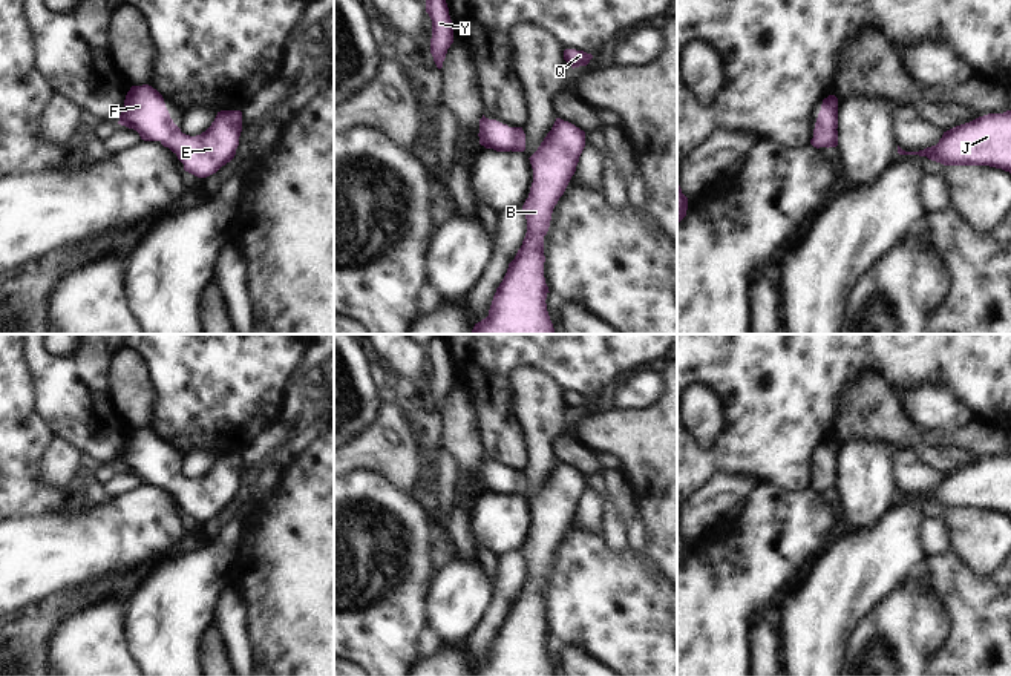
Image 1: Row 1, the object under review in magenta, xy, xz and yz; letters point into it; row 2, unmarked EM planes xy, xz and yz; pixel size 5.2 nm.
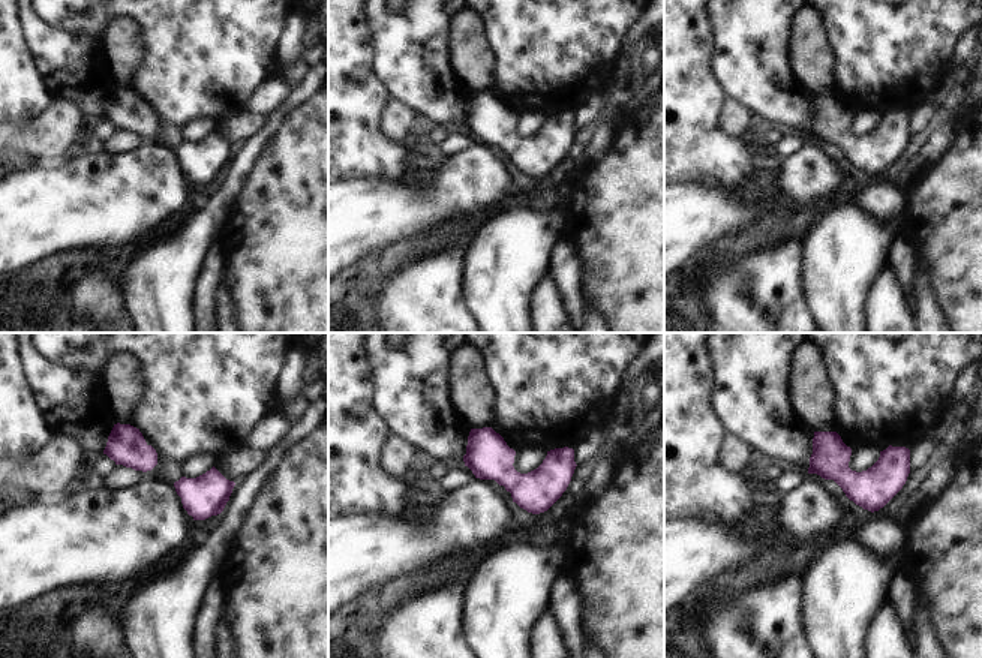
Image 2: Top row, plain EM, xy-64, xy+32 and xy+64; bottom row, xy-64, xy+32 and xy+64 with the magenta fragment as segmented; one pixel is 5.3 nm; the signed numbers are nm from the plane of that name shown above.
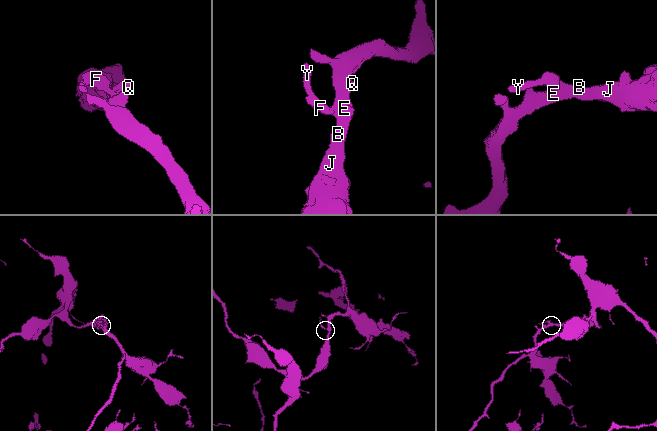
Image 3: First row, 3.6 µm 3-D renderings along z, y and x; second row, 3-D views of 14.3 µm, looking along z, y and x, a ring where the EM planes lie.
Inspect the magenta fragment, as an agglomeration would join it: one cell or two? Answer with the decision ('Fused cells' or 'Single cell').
Single cell

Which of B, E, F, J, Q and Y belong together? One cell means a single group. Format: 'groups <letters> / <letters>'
groups B E F J Q Y

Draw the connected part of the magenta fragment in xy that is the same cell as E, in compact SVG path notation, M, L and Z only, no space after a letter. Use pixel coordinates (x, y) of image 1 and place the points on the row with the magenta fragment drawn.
M142 84L127 92L118 124L136 130L144 141L159 141L178 156L185 172L207 178L234 158L242 112L221 110L205 132L190 136L173 123L162 95Z

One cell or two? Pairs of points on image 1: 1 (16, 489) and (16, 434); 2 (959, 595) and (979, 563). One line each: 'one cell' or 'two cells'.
1: one cell
2: two cells

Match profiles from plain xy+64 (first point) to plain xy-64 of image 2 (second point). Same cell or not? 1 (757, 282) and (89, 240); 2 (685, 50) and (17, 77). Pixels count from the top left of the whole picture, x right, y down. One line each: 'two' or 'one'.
1: two
2: one

